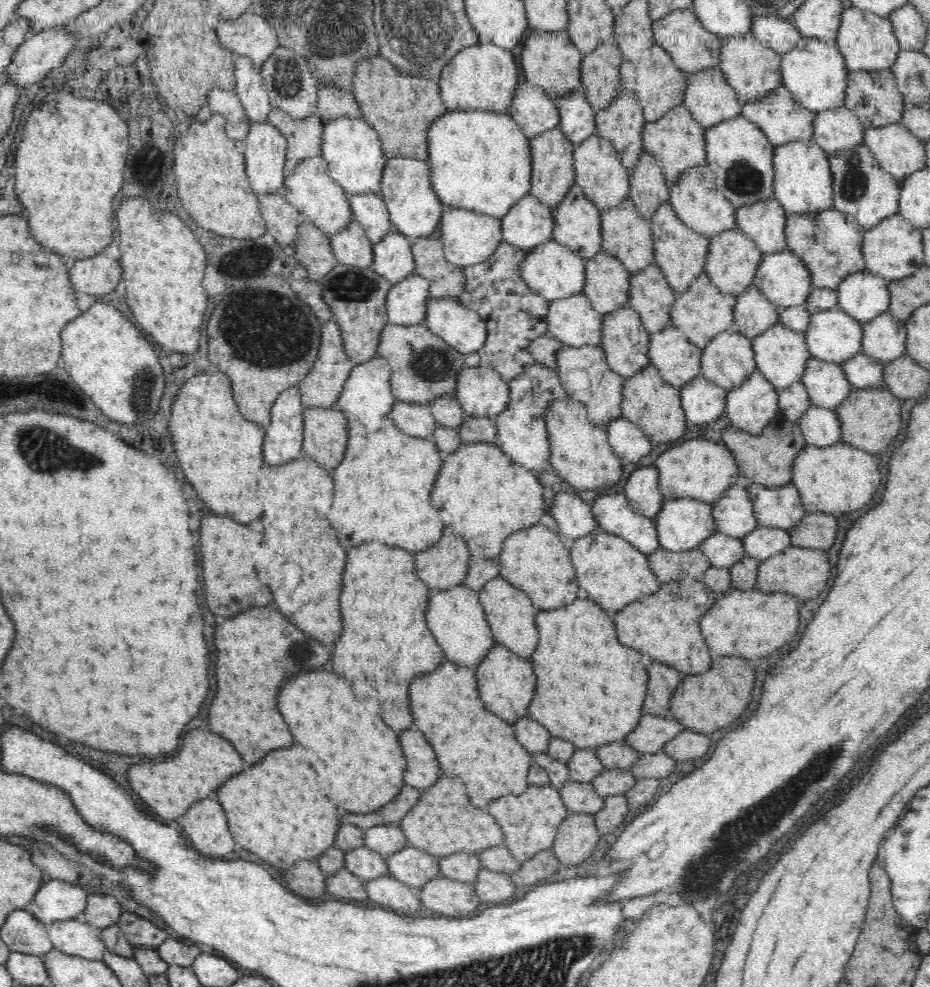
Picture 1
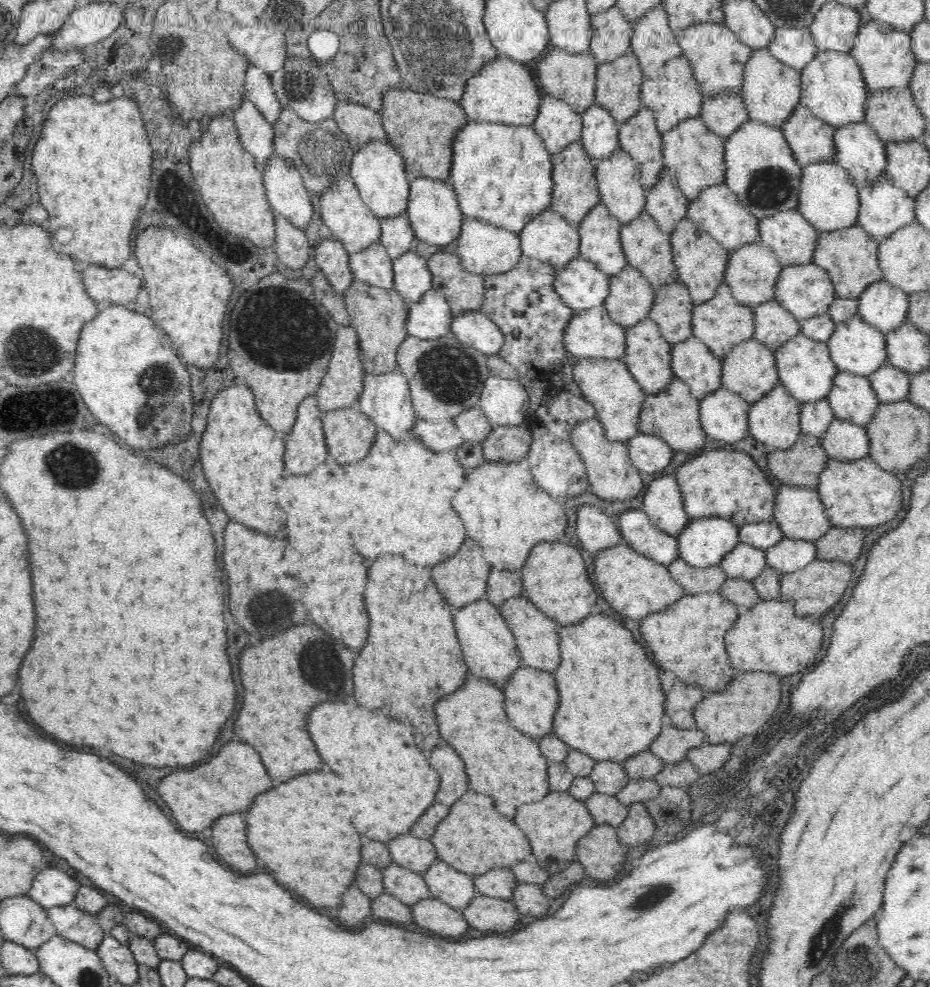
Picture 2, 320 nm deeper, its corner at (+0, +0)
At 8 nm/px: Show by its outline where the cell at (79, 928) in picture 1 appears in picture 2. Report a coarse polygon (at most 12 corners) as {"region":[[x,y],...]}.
{"region":[[73,904],[50,908],[56,935],[96,951],[106,938],[97,915]]}

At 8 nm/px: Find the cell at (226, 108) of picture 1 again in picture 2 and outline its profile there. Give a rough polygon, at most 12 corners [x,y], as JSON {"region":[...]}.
{"region":[[247,96],[233,109],[239,145],[260,168],[273,128]]}

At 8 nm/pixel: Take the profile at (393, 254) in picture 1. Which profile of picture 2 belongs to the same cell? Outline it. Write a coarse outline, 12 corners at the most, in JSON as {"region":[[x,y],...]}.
{"region":[[413,248],[392,259],[393,286],[408,305],[432,288]]}

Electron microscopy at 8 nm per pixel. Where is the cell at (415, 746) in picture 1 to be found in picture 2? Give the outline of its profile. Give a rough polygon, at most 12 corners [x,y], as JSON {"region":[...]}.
{"region":[[448,744],[426,757],[439,778],[435,801],[456,802],[466,790],[464,764]]}

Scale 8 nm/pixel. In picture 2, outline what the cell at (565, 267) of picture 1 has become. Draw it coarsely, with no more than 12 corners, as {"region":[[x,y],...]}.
{"region":[[576,258],[552,286],[572,311],[603,304],[609,276]]}

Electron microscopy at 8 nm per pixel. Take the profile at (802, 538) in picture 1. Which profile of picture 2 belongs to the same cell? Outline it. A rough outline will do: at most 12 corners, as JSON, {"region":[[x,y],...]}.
{"region":[[834,527],[815,540],[818,559],[850,565],[859,558],[862,527]]}

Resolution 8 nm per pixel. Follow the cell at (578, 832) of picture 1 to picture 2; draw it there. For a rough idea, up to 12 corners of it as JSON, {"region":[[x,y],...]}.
{"region":[[594,824],[576,841],[574,860],[587,877],[622,871],[625,848],[615,827]]}

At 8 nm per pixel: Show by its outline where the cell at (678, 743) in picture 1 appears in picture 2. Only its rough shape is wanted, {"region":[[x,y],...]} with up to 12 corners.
{"region":[[702,742],[686,751],[701,775],[726,763],[731,744]]}

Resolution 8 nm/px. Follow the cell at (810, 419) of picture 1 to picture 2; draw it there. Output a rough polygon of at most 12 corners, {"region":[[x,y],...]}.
{"region":[[834,417],[821,434],[830,459],[868,456],[865,427]]}

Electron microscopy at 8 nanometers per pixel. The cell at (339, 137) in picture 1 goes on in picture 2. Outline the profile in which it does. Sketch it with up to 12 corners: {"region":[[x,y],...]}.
{"region":[[388,140],[354,147],[350,175],[378,218],[405,214],[409,179]]}

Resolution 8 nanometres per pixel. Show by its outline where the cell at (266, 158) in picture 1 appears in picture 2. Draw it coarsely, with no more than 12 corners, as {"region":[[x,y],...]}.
{"region":[[274,154],[261,169],[273,212],[306,230],[314,212],[298,168]]}

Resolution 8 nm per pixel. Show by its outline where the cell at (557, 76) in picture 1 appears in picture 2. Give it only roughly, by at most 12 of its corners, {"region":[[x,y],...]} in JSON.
{"region":[[552,48],[536,62],[538,84],[576,113],[595,100],[589,51]]}

